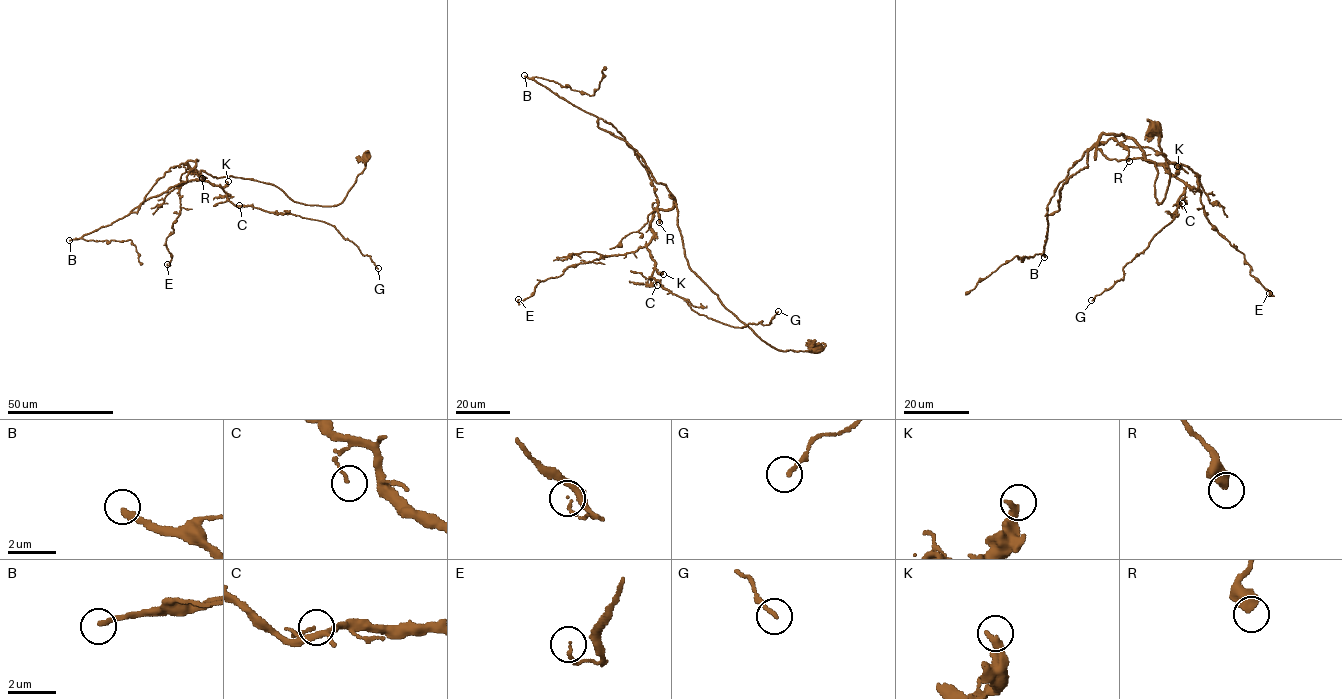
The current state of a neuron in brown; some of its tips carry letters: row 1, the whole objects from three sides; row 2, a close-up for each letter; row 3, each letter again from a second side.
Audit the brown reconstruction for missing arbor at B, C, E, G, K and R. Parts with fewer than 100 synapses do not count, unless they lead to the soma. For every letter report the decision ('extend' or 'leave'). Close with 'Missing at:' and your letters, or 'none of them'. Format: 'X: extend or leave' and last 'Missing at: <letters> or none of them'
B: extend
C: leave
E: leave
G: leave
K: leave
R: leave
Missing at: B

